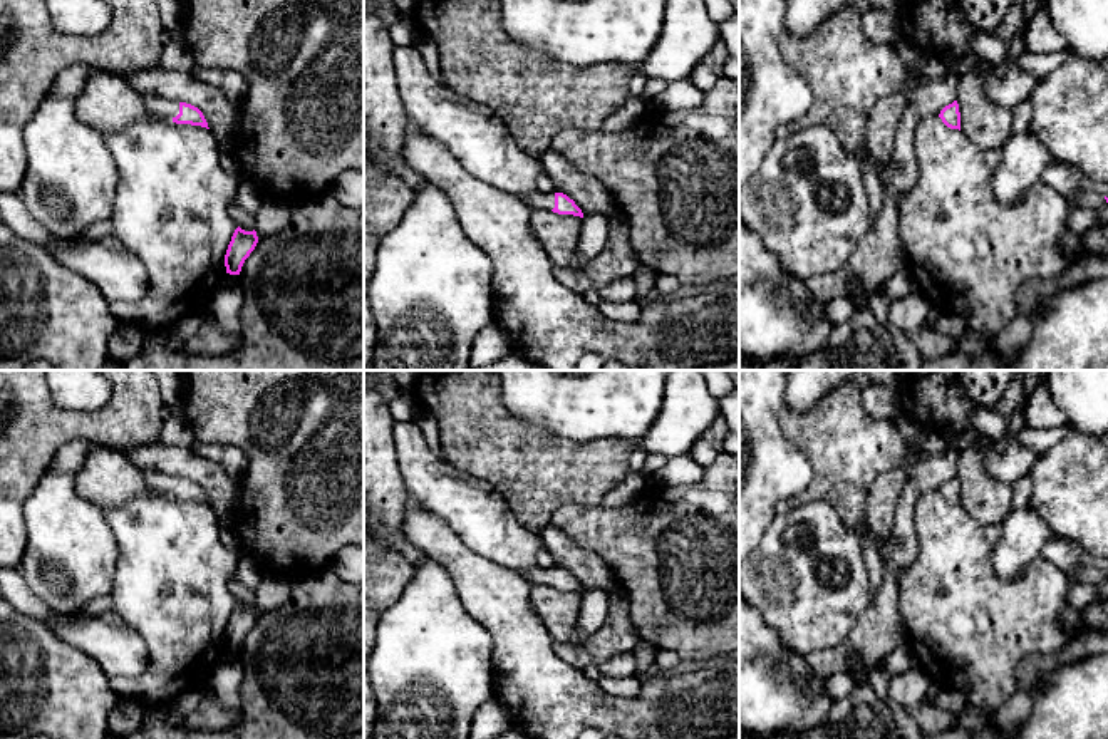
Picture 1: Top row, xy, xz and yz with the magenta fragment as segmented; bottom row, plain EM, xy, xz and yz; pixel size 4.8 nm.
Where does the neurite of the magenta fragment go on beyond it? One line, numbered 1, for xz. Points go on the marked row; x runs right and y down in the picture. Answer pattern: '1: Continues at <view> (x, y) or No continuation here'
1: Continues at xz (537, 200)

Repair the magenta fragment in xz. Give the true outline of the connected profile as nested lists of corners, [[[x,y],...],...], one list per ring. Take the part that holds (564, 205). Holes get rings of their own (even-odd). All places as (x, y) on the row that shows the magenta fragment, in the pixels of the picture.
[[[535,191],[523,198],[523,201],[535,209],[548,209],[558,214],[573,214],[583,218],[582,209],[563,193],[540,193]]]

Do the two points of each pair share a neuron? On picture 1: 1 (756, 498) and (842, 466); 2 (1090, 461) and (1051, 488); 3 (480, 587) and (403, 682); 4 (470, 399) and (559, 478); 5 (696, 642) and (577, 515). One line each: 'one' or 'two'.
1: two
2: one
3: two
4: one
5: one

